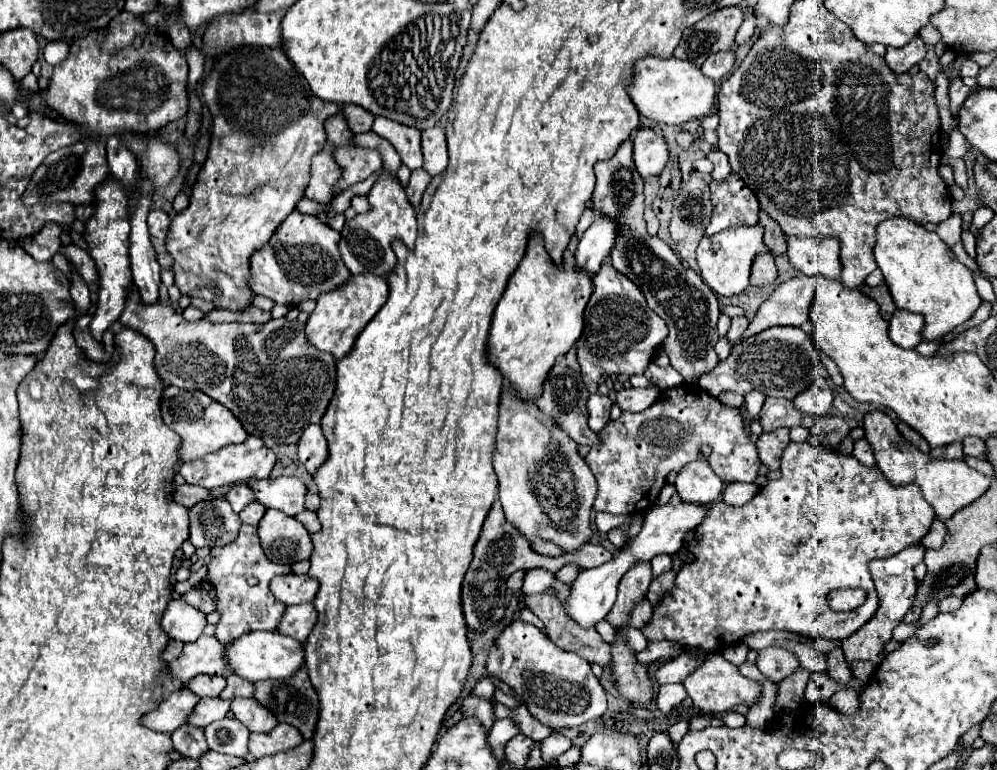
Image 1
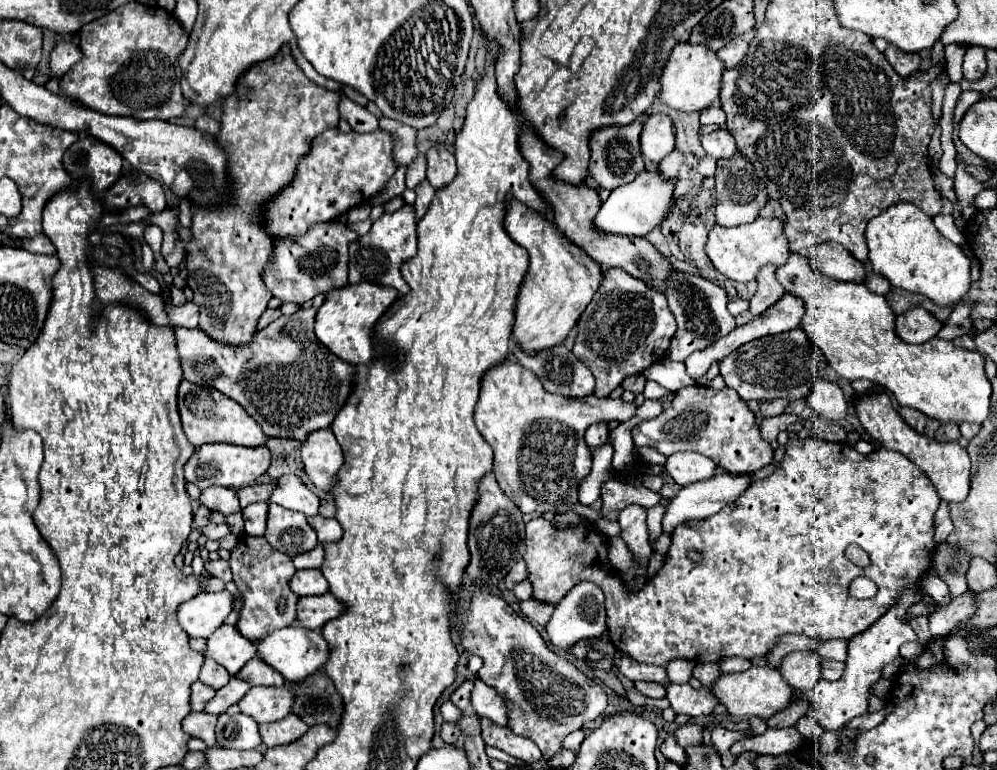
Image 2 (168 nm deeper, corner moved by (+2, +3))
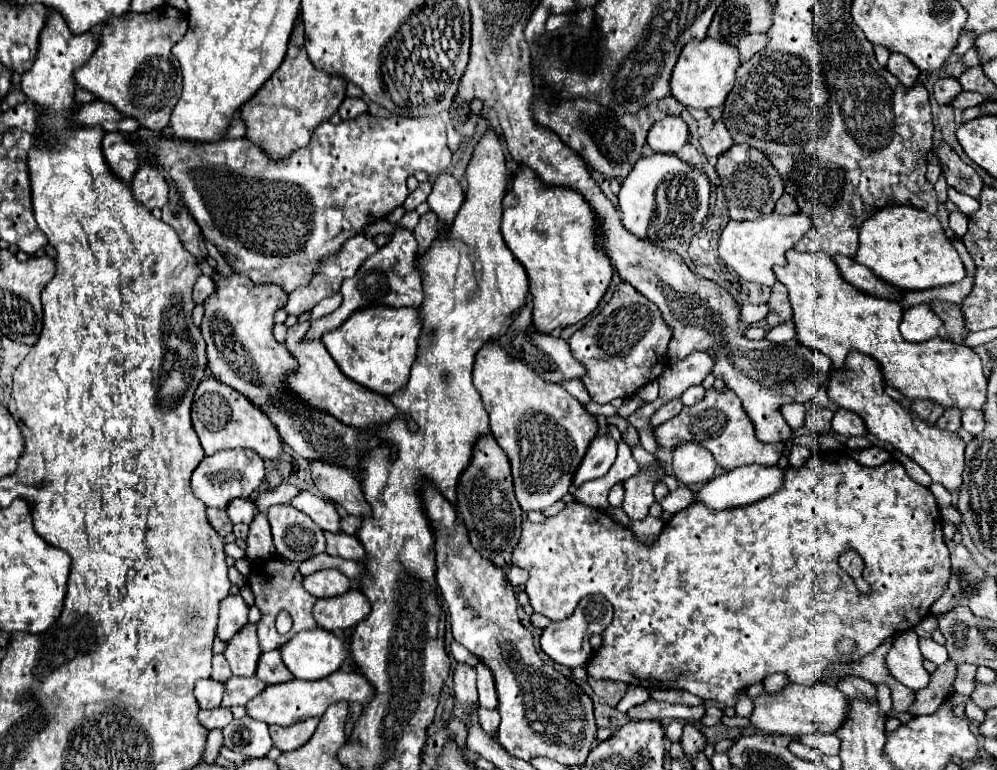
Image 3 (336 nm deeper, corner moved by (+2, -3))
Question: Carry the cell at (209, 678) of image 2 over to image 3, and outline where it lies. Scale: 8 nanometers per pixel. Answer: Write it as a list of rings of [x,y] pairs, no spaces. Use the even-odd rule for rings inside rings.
[[[216,654],[212,658],[212,676],[210,678],[216,680],[216,682],[226,682],[226,680],[232,678],[232,672],[230,672],[230,668],[226,664],[226,658],[222,654]]]

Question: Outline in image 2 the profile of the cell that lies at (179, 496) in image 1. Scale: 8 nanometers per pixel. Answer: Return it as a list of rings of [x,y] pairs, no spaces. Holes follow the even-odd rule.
[[[206,488],[202,490],[202,496],[200,496],[200,502],[208,508],[208,510],[214,510],[214,512],[222,512],[222,514],[234,514],[234,512],[240,512],[240,502],[238,502],[238,496],[236,496],[236,490],[230,490],[230,488]]]

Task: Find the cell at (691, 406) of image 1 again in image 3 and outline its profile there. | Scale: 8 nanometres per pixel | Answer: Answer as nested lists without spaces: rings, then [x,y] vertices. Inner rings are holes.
[[[714,388],[708,390],[706,396],[698,404],[684,406],[678,416],[654,428],[654,438],[658,446],[668,448],[668,450],[678,448],[682,442],[698,442],[702,448],[706,448],[714,456],[716,464],[724,470],[734,470],[746,464],[774,466],[784,452],[784,444],[764,444],[754,436],[754,428],[746,412],[742,412],[740,400],[738,396],[734,396],[734,392],[730,390],[716,392]]]

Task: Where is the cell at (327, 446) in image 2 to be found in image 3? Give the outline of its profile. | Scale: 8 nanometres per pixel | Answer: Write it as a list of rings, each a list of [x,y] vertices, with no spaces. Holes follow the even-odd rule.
[[[314,460],[310,462],[310,472],[318,492],[324,498],[340,504],[352,516],[370,514],[370,506],[366,504],[360,484],[356,482],[356,476],[350,470],[326,460]]]

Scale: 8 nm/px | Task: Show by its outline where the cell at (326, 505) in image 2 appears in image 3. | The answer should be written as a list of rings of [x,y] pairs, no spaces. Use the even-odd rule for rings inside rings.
[[[348,514],[348,516],[342,516],[340,520],[342,520],[340,526],[342,526],[342,532],[344,532],[344,534],[356,534],[356,528],[360,526],[360,518]]]

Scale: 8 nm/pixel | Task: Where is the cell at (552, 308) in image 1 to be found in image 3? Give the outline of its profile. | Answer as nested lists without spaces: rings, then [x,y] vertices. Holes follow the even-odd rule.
[[[520,168],[512,180],[512,188],[506,192],[504,196],[504,214],[502,214],[502,236],[508,244],[508,248],[512,250],[512,254],[522,262],[522,266],[526,268],[526,274],[528,274],[528,282],[530,282],[530,294],[532,294],[532,324],[536,328],[536,332],[540,334],[552,334],[556,328],[566,328],[566,326],[572,326],[576,322],[580,322],[582,318],[586,318],[600,302],[600,298],[604,296],[610,280],[612,280],[612,264],[606,256],[602,256],[598,250],[596,250],[596,218],[594,218],[594,212],[592,208],[586,204],[586,200],[582,200],[582,196],[578,196],[578,192],[574,190],[566,190],[566,188],[546,188],[538,178],[534,178],[534,172],[530,172],[528,168]]]

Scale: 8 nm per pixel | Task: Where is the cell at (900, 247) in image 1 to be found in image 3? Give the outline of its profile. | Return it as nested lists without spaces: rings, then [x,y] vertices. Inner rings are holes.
[[[884,206],[860,228],[858,264],[870,268],[886,284],[900,290],[930,290],[946,284],[956,284],[966,276],[964,264],[944,234],[936,216],[914,206]]]

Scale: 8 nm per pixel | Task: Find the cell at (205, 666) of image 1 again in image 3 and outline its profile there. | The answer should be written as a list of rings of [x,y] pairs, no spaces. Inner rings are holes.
[[[246,624],[238,634],[234,634],[226,642],[224,656],[226,656],[234,676],[254,676],[256,662],[258,662],[258,656],[260,656],[256,626]]]

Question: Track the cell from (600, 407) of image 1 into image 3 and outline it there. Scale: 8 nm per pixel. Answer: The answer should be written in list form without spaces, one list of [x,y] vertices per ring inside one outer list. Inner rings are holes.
[[[596,436],[588,446],[588,452],[586,452],[582,464],[578,466],[578,472],[574,474],[574,484],[580,486],[588,480],[602,478],[616,458],[616,446],[618,444],[614,438]]]

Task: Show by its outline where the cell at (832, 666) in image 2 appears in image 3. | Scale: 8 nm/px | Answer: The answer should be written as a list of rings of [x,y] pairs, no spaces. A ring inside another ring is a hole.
[[[842,676],[836,682],[836,688],[844,692],[850,698],[864,698],[864,700],[874,700],[876,698],[876,688],[874,684],[866,682],[864,678],[858,676]]]

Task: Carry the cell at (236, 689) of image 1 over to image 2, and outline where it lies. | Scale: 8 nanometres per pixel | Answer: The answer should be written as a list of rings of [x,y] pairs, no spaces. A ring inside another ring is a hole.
[[[254,656],[240,672],[238,678],[250,682],[252,686],[282,686],[286,680],[282,680],[282,674],[276,674],[276,670],[270,670],[262,658]]]

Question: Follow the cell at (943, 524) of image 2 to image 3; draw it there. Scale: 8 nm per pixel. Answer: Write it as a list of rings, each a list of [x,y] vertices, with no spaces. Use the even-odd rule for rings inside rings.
[[[930,484],[930,490],[932,490],[932,494],[934,494],[934,498],[936,498],[936,502],[938,502],[940,508],[952,506],[952,496],[950,496],[950,492],[946,492],[940,484]]]

